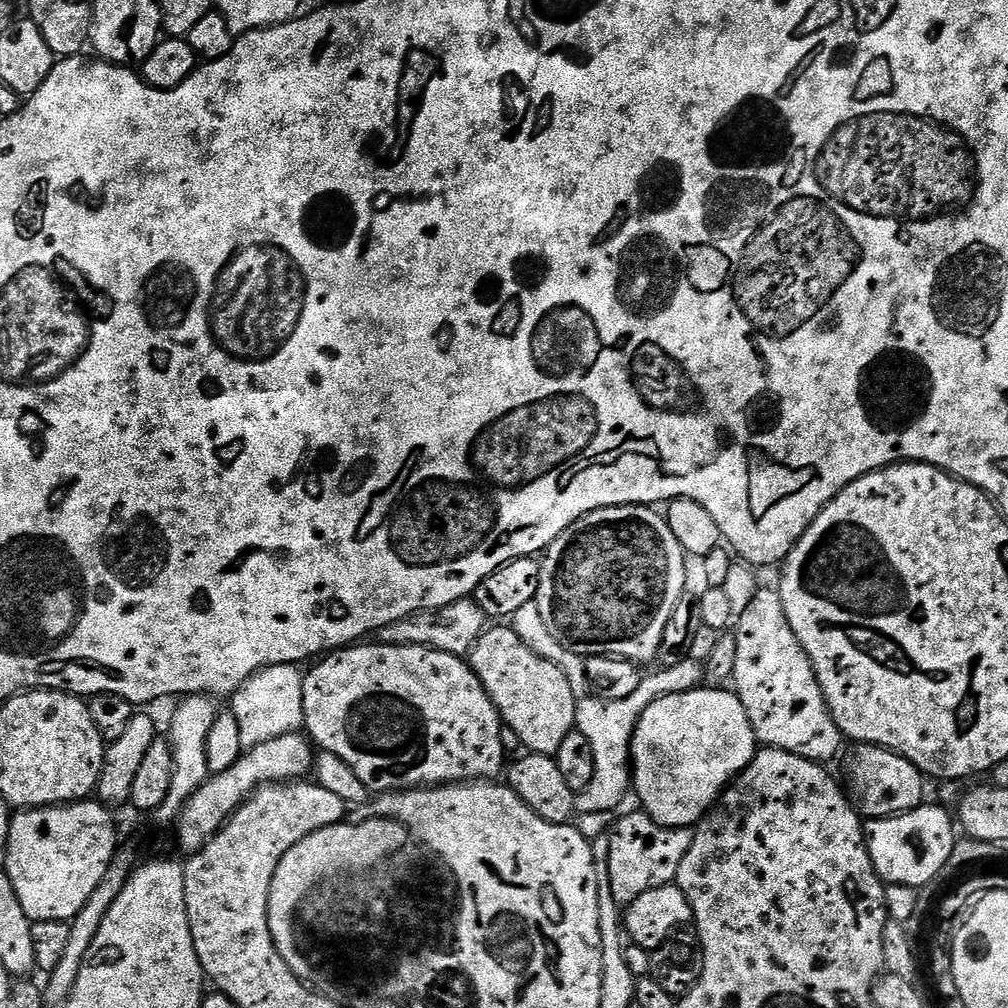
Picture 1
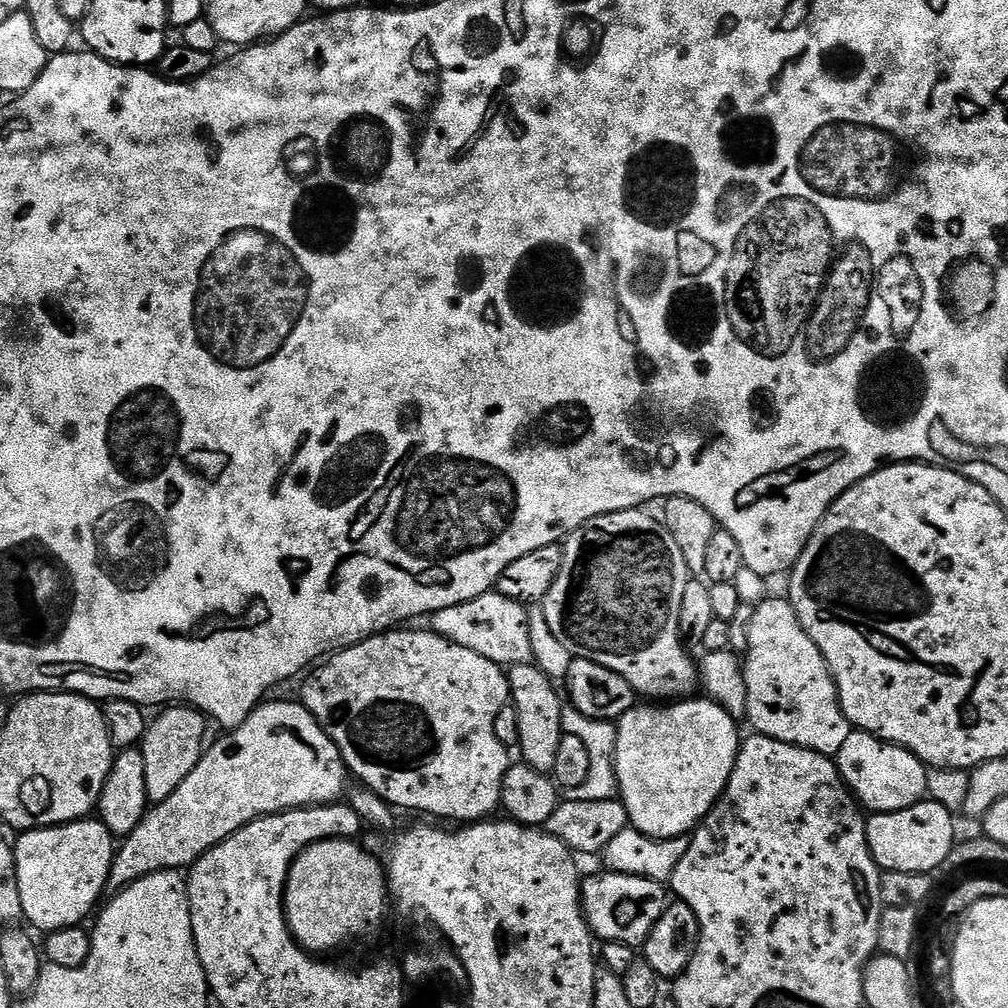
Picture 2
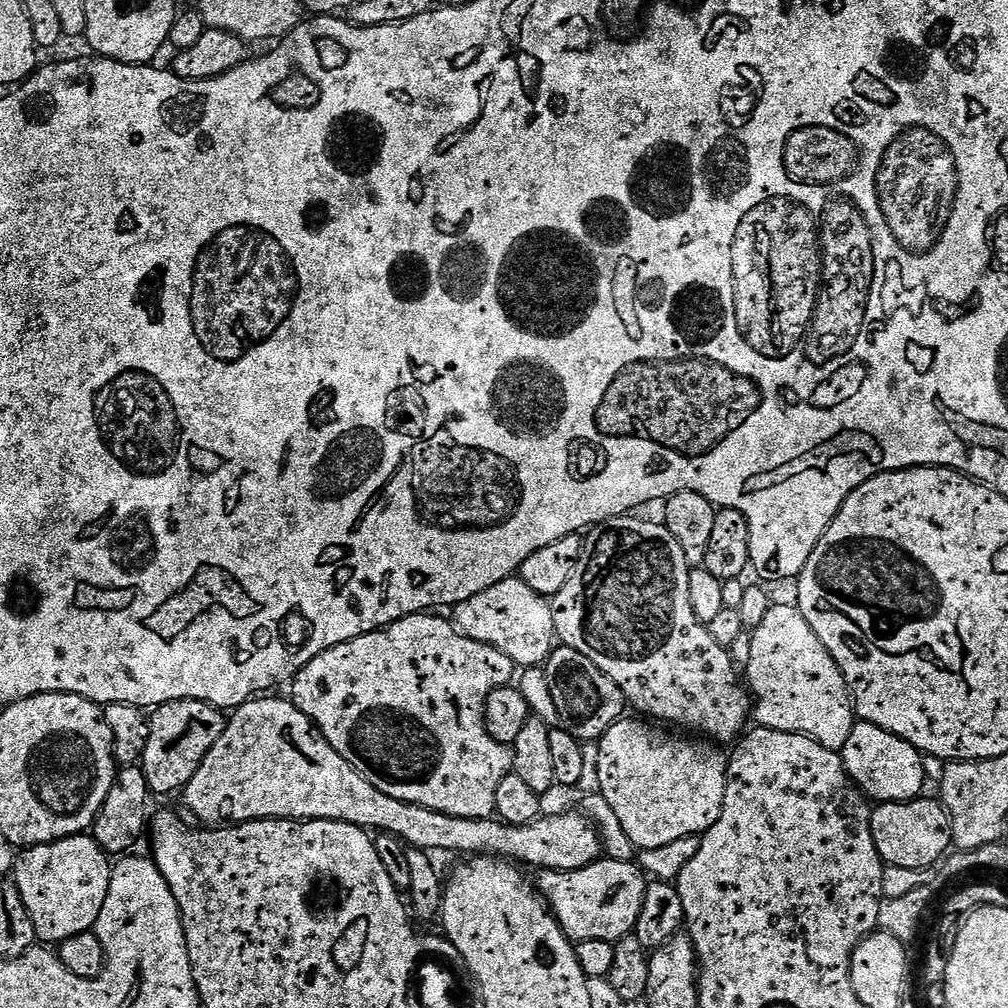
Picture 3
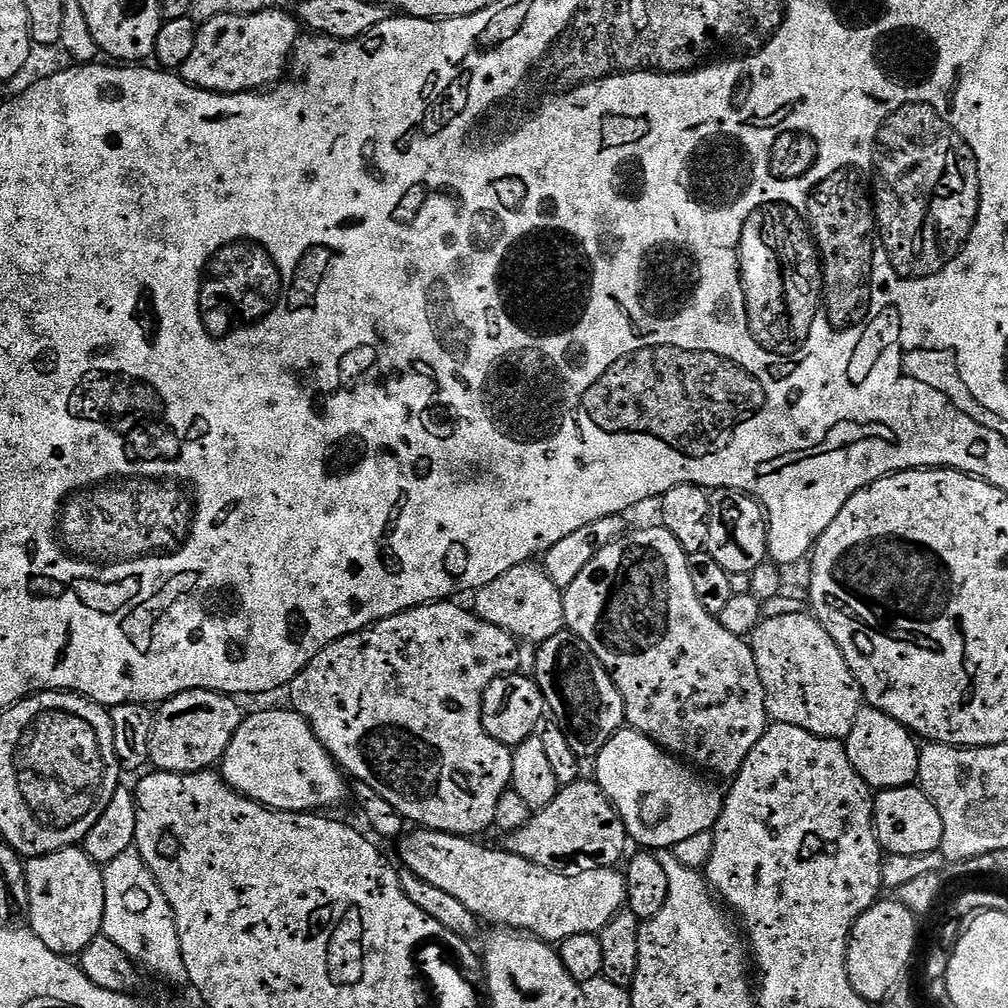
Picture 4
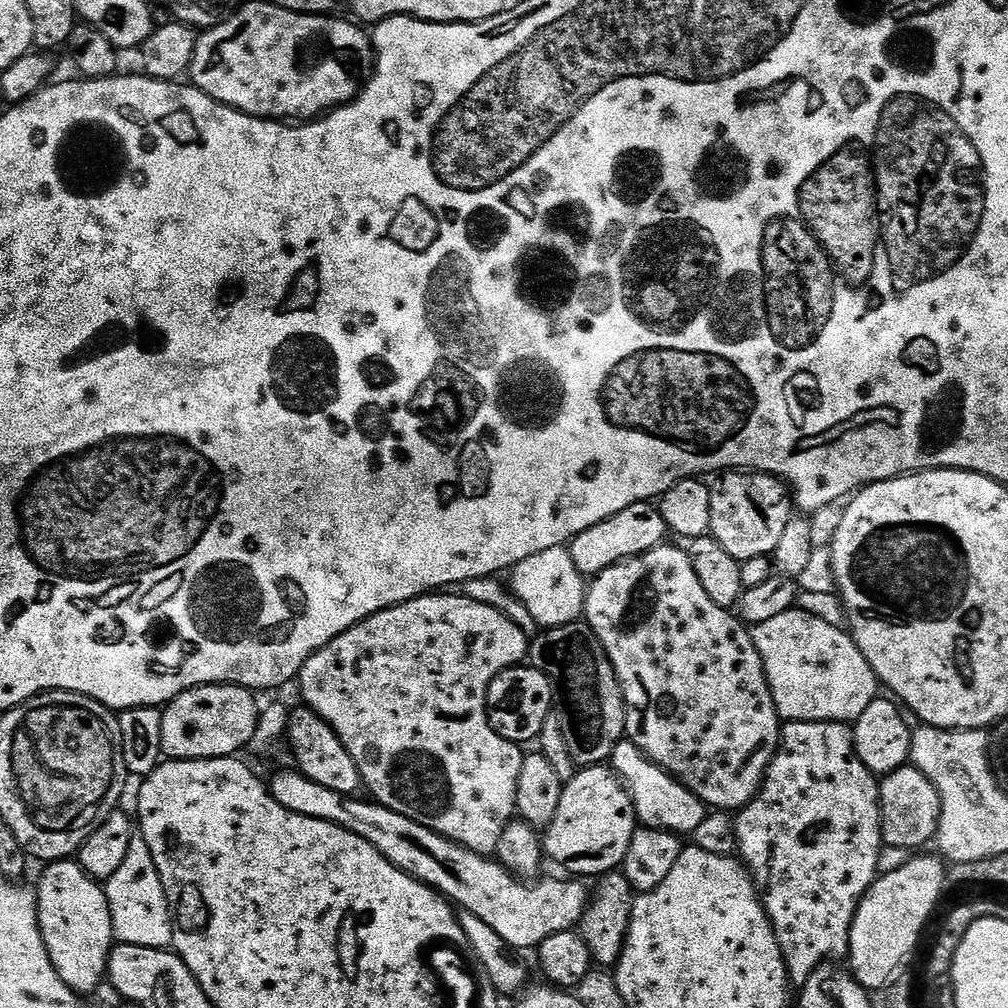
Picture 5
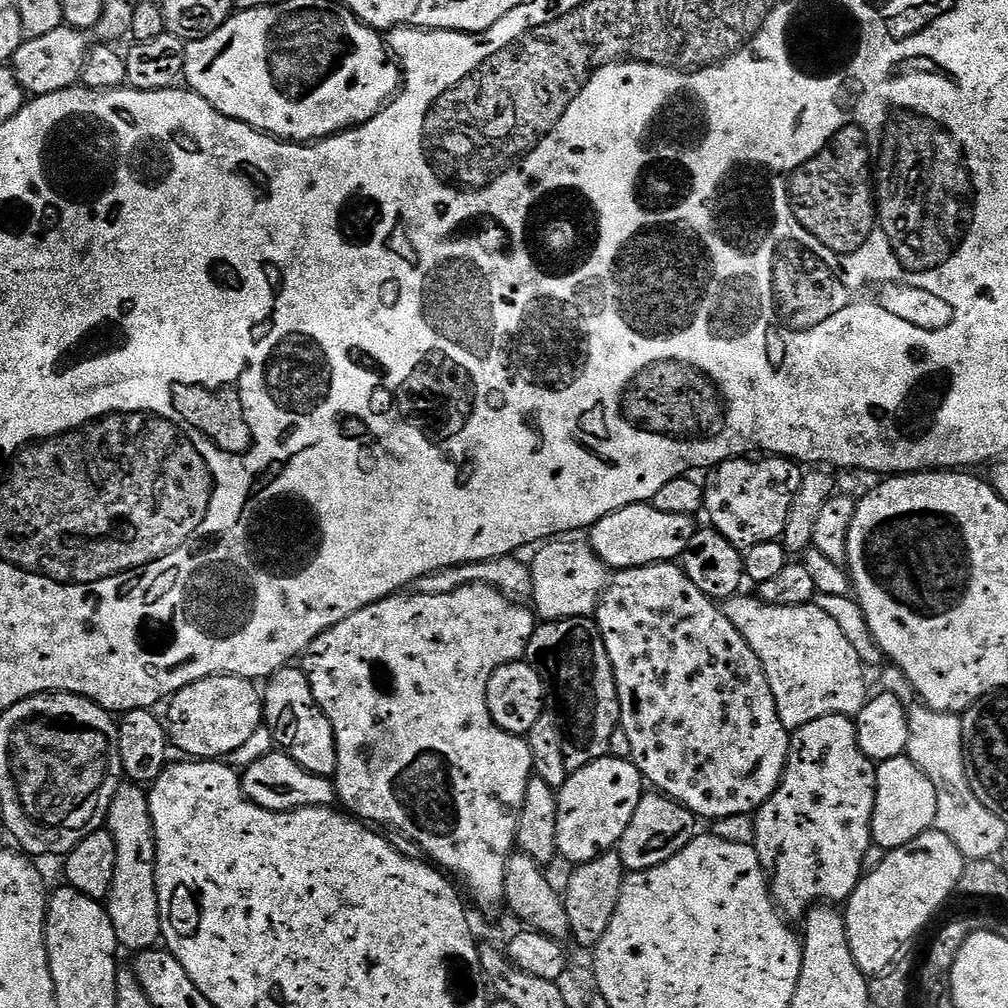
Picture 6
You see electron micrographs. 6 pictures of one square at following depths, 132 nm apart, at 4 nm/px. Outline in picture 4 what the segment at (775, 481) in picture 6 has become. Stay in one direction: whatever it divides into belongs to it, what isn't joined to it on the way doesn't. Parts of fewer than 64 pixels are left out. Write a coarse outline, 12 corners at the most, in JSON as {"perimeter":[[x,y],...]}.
{"perimeter":[[747,492],[711,493],[706,551],[730,574],[769,559],[768,518]]}

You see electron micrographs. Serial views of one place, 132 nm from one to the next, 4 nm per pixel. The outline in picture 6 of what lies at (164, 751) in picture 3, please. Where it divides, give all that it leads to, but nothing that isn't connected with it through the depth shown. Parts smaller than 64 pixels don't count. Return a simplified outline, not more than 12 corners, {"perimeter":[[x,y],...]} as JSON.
{"perimeter":[[241,676],[202,678],[167,701],[170,744],[228,758],[264,724]]}

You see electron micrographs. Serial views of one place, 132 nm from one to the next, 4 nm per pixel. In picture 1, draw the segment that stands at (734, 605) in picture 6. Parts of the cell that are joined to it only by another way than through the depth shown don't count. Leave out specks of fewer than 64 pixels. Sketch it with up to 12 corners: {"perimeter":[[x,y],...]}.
{"perimeter":[[759,589],[735,621],[731,683],[757,741],[840,752],[814,666]]}

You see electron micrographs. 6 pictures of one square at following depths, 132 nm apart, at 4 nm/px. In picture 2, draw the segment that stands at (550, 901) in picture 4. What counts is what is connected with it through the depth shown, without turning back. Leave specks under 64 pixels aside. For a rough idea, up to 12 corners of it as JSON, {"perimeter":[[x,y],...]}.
{"perimeter":[[607,870],[580,885],[589,932],[643,945],[670,896]]}

